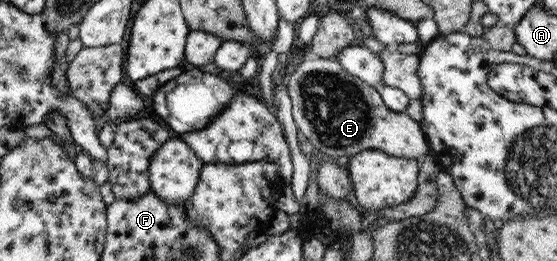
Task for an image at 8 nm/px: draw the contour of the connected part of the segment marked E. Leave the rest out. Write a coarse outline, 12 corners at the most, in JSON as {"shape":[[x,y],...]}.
{"shape":[[335,59],[284,83],[297,130],[342,161],[367,149],[420,160],[419,123]]}

